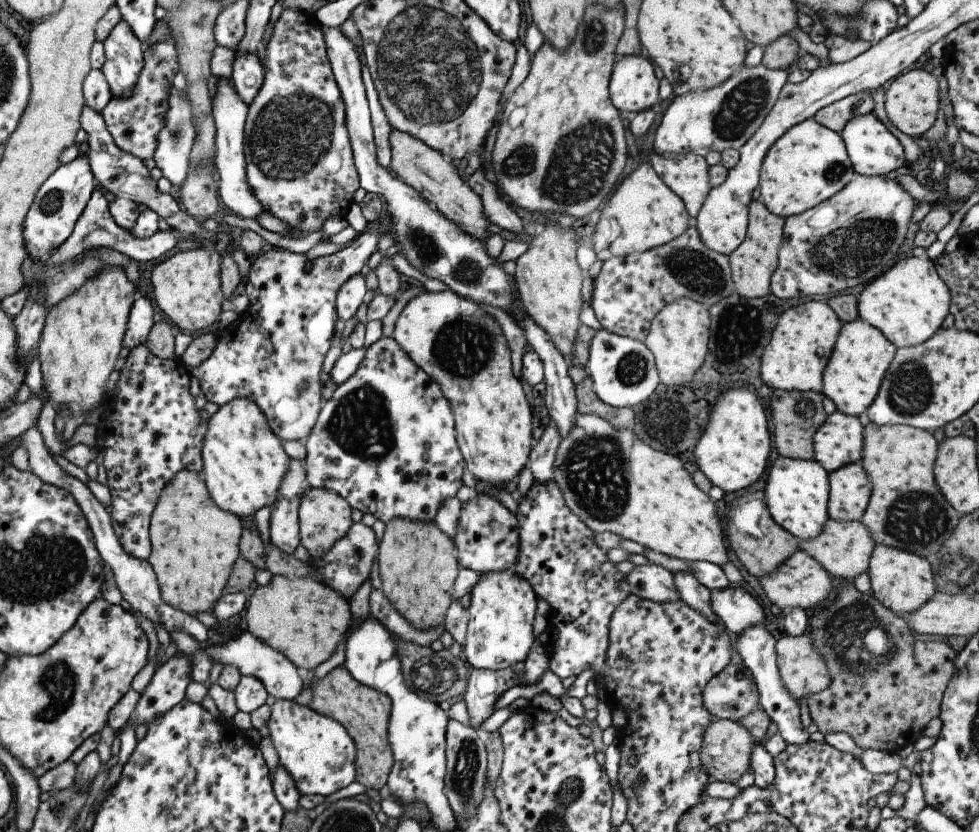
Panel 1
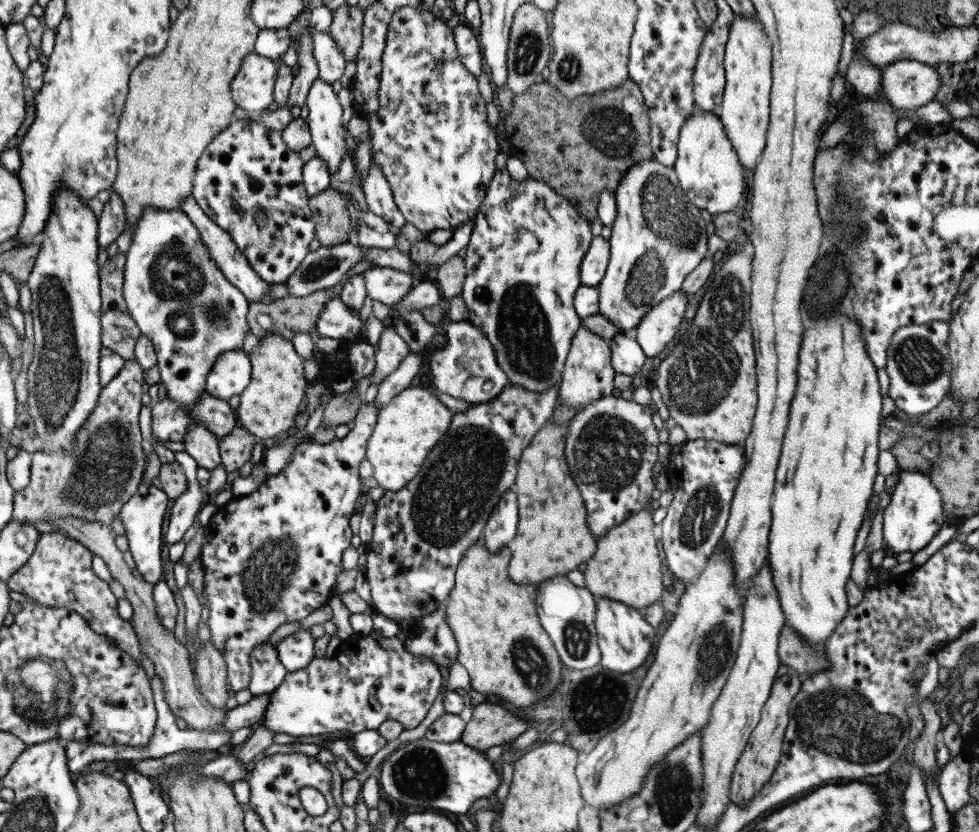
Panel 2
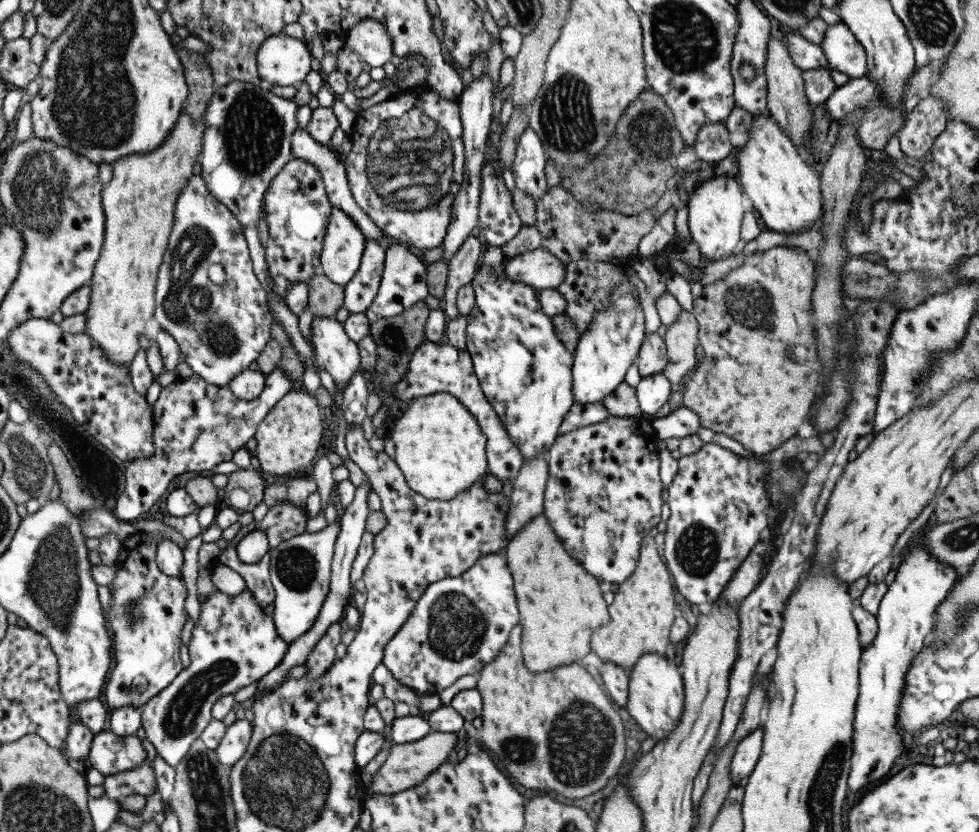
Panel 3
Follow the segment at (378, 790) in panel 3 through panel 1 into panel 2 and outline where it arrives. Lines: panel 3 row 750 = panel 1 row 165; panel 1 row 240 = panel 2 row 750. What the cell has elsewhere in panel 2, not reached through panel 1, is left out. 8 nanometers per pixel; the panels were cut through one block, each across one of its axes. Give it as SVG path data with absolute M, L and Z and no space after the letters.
M485 701L473 707L473 715L463 730L461 740L468 746L487 751L492 746L510 743L533 723L519 718L502 705Z

